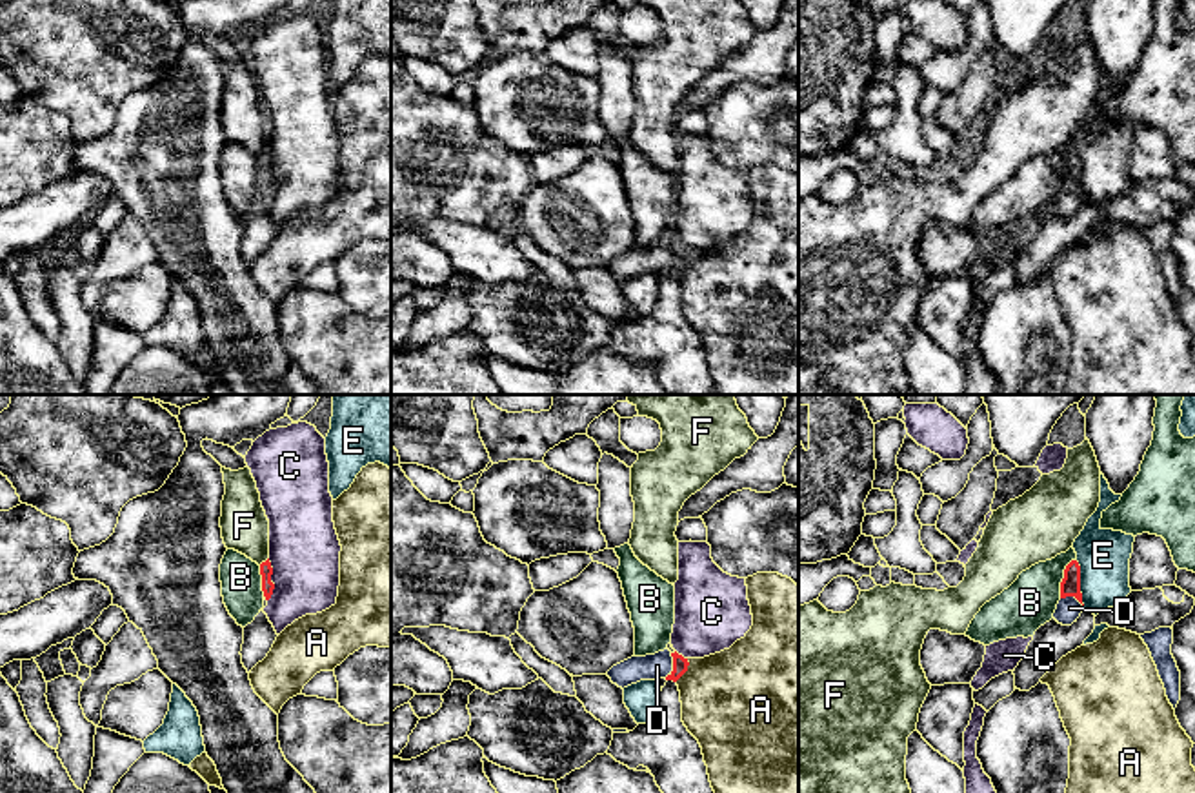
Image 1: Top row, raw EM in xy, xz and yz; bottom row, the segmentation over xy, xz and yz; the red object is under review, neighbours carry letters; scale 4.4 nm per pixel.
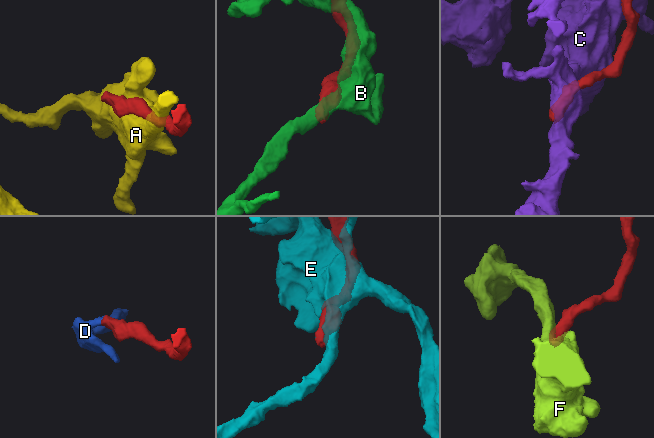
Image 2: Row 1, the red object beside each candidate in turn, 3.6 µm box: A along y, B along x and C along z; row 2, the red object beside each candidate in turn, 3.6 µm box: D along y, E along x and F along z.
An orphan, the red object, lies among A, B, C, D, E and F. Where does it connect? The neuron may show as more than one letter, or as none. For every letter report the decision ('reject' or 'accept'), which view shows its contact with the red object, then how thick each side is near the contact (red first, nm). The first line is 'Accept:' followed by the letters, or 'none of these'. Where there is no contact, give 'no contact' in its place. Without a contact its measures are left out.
Accept: D
A: reject | xz | 70/460 nm
B: reject | yz | 90/220 nm
C: reject | xy | 60/320 nm
D: accept | xz | 70/120 nm
E: reject | yz | 90/220 nm
F: reject | xy | 60/200 nm

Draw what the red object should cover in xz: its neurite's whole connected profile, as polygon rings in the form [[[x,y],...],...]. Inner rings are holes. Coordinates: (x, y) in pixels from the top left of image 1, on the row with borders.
[[[669,649],[646,657],[631,657],[608,671],[608,677],[618,688],[628,688],[640,680],[673,680],[677,682],[688,671],[688,658]]]

